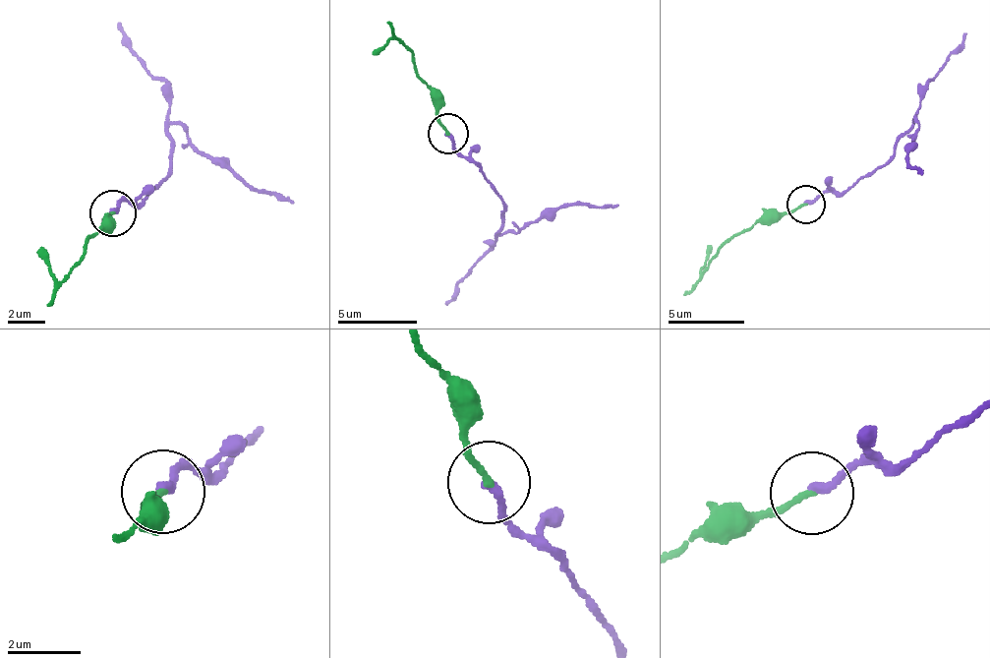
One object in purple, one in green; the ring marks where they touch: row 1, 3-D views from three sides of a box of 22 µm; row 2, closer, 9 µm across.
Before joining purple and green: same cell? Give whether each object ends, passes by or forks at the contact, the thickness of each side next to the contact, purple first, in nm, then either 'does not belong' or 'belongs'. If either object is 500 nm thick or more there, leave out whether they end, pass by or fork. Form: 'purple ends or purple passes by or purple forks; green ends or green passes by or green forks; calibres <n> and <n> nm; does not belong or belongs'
purple ends; green ends; calibres 240 and 160 nm; does not belong

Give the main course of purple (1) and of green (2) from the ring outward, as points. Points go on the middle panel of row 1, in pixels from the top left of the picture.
1: (446, 134), (492, 185), (504, 207), (499, 234), (517, 234), (535, 221), (571, 205), (619, 204)
2: (446, 134), (437, 117), (437, 101), (408, 49), (395, 39), (372, 53)

